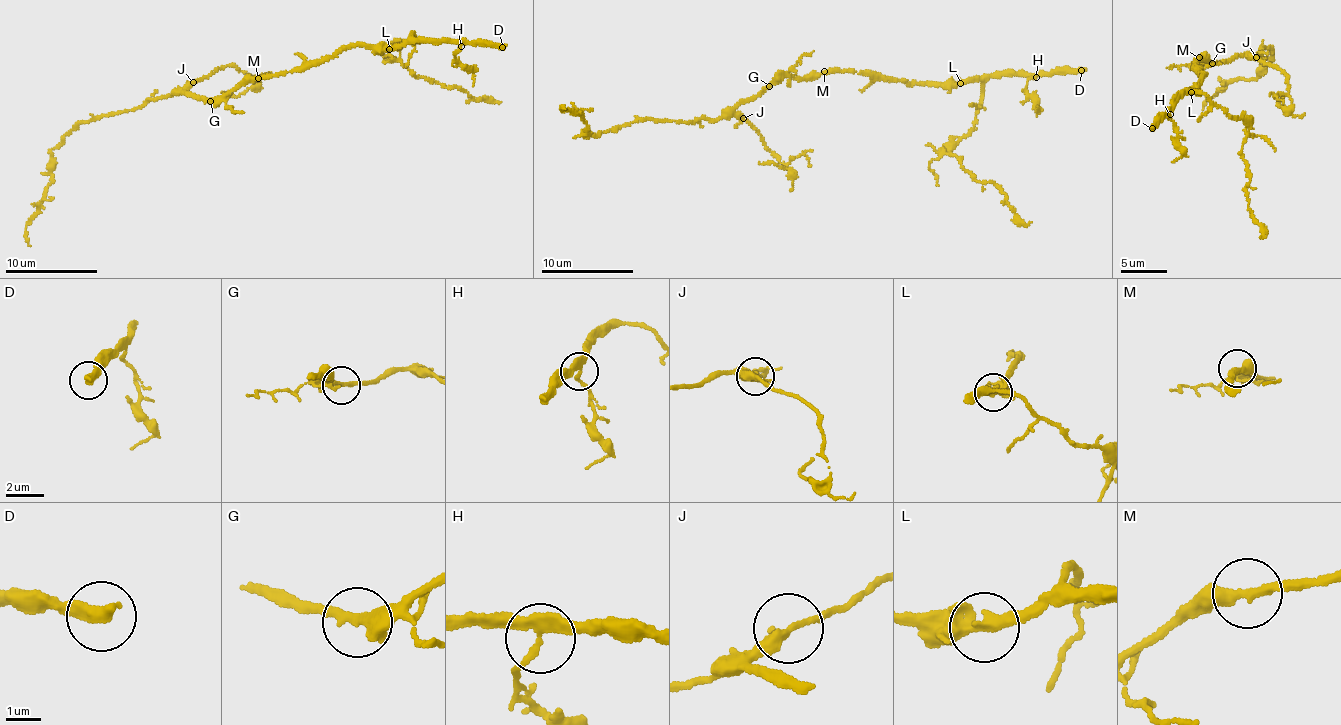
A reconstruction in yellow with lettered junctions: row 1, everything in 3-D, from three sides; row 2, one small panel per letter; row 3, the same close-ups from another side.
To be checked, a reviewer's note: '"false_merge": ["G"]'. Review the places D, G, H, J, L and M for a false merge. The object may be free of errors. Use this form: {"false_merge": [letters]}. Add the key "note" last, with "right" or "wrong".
{"false_merge": [], "note": "wrong"}

